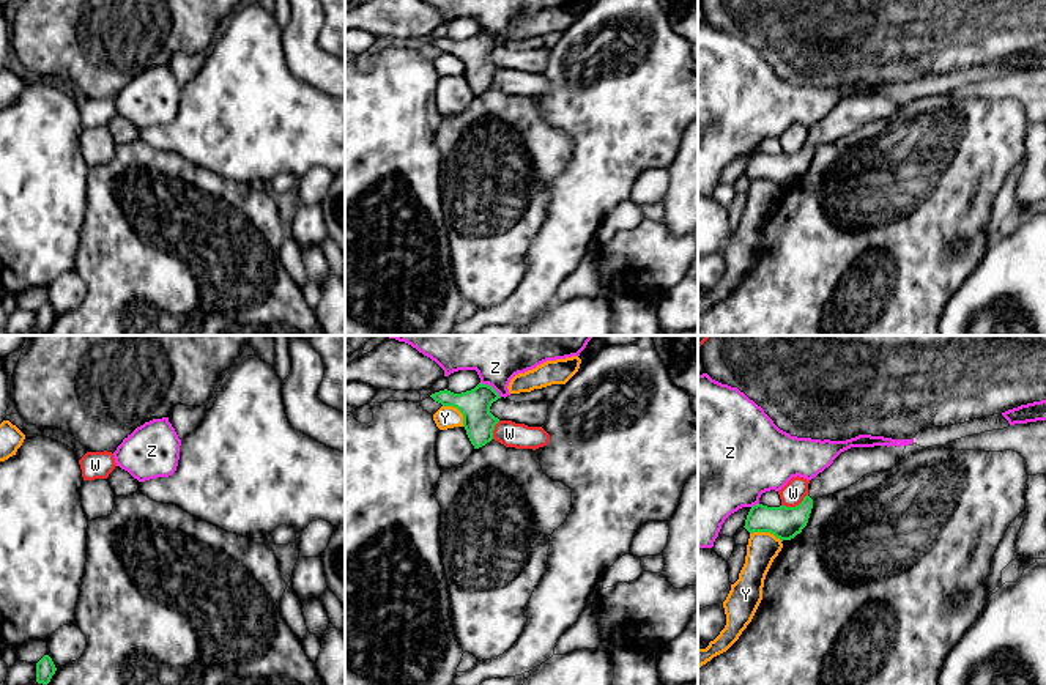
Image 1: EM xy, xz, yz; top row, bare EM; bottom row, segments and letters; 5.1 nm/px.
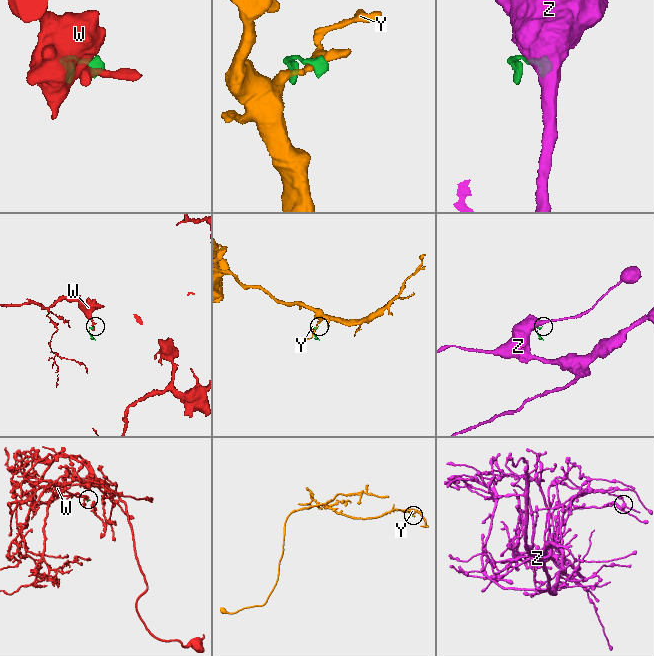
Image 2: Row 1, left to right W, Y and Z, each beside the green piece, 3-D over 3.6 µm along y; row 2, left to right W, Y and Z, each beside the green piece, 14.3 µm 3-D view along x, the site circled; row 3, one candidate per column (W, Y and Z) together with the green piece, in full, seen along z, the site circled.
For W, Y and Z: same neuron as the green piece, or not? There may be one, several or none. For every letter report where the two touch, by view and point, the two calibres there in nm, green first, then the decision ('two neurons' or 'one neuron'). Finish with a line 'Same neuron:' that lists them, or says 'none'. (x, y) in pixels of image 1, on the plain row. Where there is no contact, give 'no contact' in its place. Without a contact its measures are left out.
W: meets green in yz at (796, 153); 170 nm thick on the green side, 120 nm on the other; two neurons
Y: meets green in xz at (459, 57); 160 nm thick on the green side, 110 nm on the other; two neurons
Z: meets green in xz at (492, 35); 160 nm thick on the green side, 180 nm on the other; two neurons
Same neuron: none

